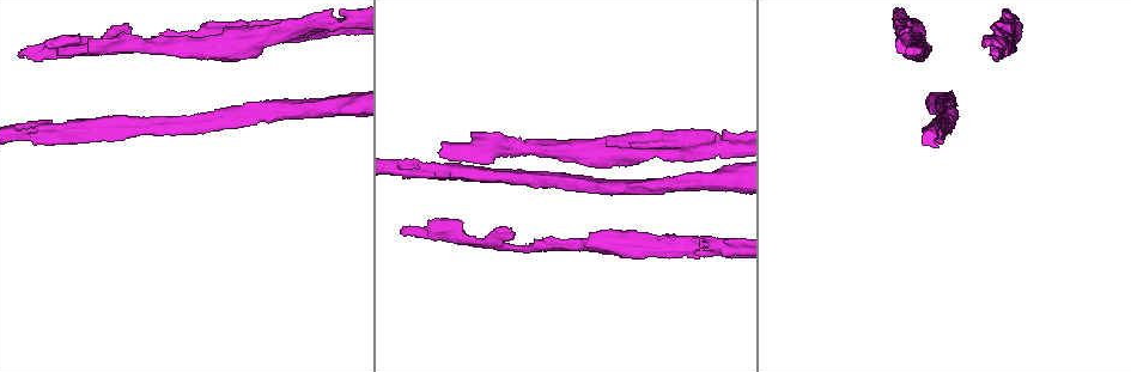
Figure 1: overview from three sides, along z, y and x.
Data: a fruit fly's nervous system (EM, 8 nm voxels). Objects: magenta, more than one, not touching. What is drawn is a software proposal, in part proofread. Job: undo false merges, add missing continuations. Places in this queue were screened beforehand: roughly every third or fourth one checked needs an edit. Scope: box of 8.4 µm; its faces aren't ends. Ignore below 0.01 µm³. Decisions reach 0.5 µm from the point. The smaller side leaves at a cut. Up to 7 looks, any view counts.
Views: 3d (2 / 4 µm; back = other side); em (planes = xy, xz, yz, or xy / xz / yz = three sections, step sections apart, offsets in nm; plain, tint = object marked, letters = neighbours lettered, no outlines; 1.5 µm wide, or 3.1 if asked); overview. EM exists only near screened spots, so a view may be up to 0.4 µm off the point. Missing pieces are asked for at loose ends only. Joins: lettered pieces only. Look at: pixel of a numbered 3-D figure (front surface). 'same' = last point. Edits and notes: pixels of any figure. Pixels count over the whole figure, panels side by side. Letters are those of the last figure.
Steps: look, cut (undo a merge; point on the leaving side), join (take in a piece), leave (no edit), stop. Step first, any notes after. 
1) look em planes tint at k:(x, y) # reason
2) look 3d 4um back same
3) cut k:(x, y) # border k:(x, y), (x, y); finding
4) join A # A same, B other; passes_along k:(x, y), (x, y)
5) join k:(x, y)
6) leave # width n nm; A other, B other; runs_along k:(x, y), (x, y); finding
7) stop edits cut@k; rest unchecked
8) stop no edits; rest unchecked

look em planes letters at 1:(311, 29) # free end

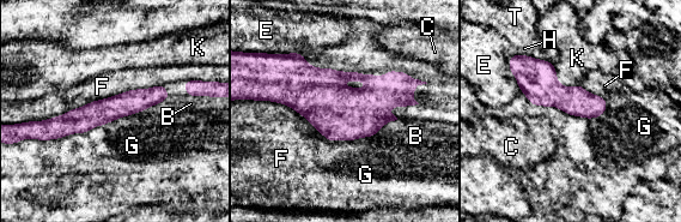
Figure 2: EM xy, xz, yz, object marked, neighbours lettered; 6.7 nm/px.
leave # B other, C other, E other, F other, G other, H other, K other, T other; none of them fits

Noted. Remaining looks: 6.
look 3d 4um at 1:(906, 54) # an open end

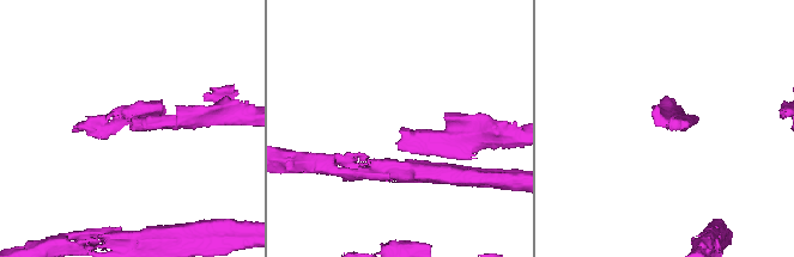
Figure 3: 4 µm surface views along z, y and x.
look em xz step 4 letters at 3:(132, 128)

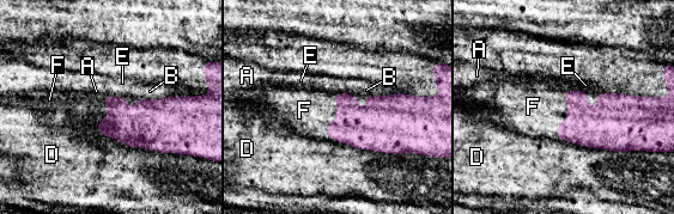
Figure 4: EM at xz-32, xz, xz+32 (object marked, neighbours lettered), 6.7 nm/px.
join F # width 140 nm; longest_contact D 480 nm; A other, B other, D other, E other, F same; it goes on there

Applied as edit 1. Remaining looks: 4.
stop edits join@4; rest unchecked

